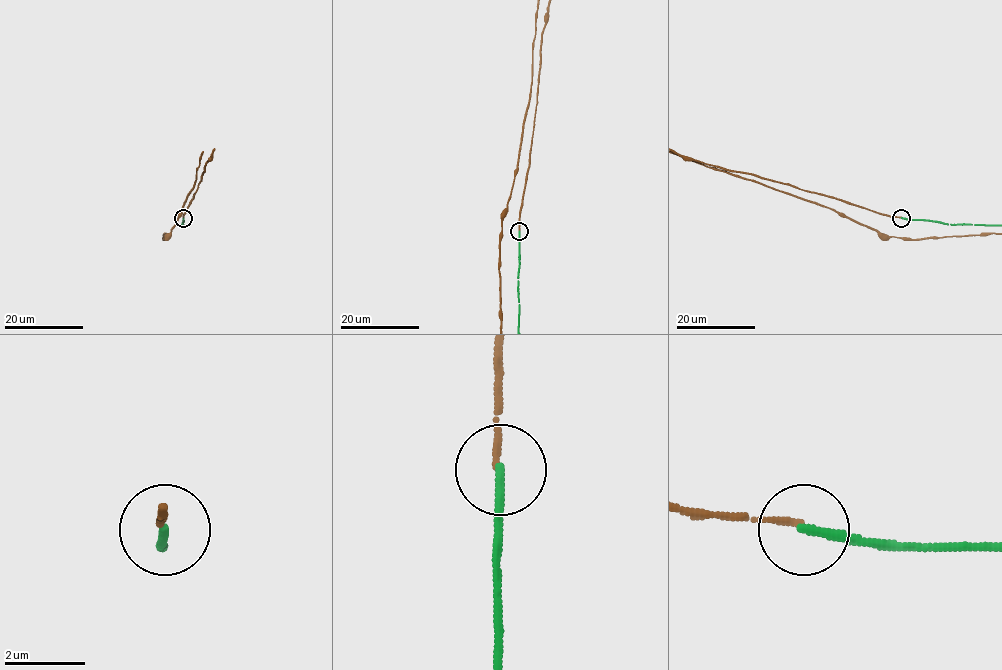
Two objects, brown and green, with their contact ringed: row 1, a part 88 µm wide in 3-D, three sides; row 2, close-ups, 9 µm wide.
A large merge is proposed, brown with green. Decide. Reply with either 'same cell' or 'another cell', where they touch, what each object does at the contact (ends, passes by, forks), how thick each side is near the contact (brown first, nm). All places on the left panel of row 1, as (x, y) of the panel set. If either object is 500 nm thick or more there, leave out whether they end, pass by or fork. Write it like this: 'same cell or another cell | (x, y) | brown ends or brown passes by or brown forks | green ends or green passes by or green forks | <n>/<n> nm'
another cell | (183, 218) | brown ends | green ends | 150/240 nm

